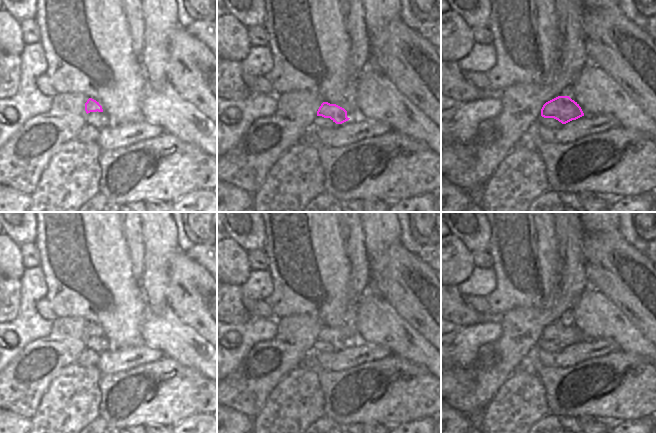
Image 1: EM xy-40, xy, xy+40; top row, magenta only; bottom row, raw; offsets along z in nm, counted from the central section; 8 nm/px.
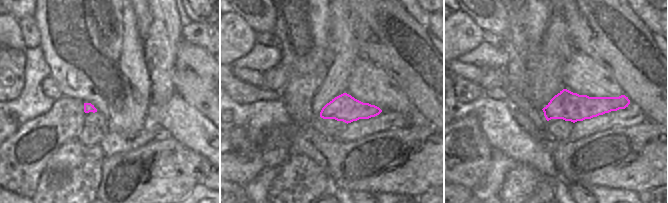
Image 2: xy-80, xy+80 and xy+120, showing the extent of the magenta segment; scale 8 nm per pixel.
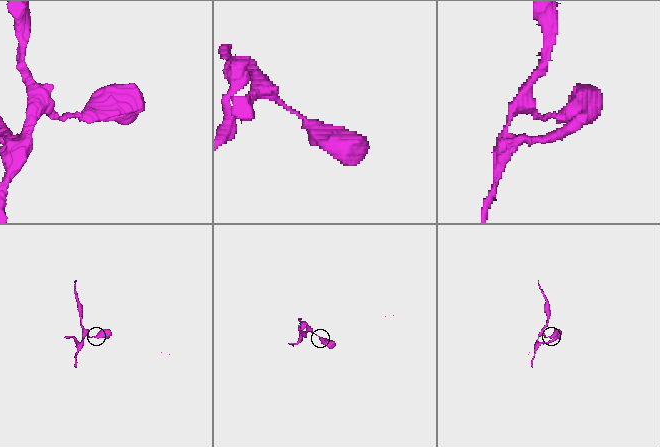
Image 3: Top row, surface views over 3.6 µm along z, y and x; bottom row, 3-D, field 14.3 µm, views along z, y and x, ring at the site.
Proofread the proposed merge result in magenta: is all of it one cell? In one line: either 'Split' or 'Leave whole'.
Leave whole.

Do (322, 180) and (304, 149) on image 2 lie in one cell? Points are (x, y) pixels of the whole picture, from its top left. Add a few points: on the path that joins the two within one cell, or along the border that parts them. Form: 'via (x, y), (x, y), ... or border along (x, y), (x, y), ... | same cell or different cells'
border along (290, 154), (304, 154), (314, 160), (324, 170) | different cells

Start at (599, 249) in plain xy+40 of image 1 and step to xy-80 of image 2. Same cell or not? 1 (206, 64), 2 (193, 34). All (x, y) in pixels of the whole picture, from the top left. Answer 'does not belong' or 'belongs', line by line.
1: belongs
2: does not belong

